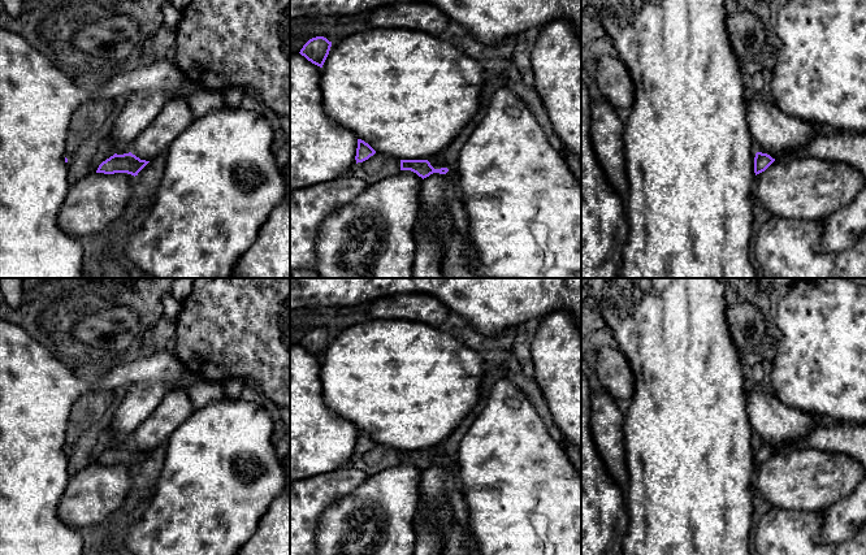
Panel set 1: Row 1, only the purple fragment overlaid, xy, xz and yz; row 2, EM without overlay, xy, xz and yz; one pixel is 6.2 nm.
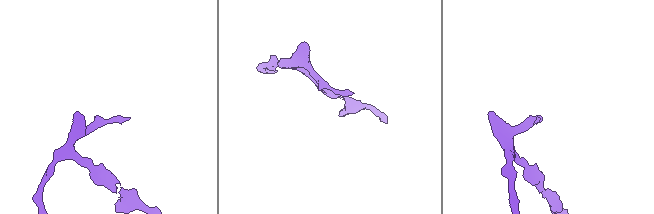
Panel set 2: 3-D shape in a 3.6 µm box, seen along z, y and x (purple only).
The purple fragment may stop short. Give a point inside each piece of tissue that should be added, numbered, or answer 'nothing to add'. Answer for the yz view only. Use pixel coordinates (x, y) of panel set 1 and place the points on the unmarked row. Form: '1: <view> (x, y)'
nothing to add

